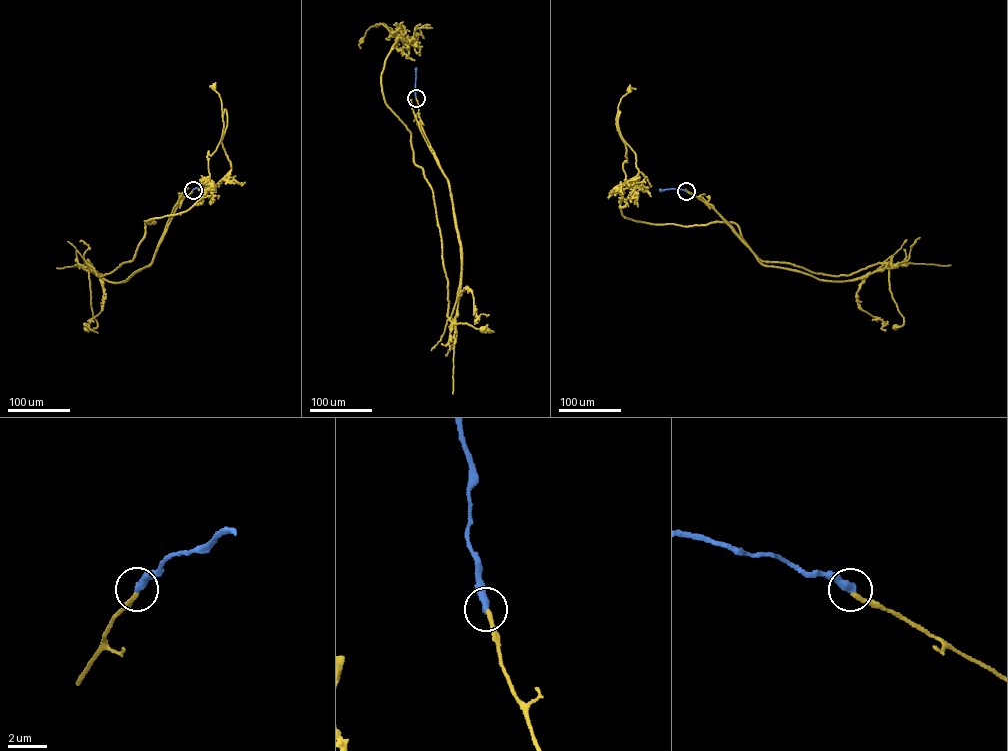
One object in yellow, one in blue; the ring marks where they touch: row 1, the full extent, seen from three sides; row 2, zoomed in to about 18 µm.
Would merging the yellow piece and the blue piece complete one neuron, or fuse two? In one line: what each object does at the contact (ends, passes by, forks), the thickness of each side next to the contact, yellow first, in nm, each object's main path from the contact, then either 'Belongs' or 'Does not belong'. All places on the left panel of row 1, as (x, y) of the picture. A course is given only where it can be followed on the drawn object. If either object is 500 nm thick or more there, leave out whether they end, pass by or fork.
At the ring yellow ends. At the ring blue ends. Thickness 240 nm (yellow) against 400 nm. Course of yellow: (193, 190), (178, 203), (150, 266), (119, 282), (89, 271), (91, 309), (97, 326), (86, 329). Course of blue: (193, 190), (207, 188). Belongs

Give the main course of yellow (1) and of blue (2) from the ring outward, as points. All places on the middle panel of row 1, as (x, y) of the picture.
1: (416, 98), (421, 126), (447, 178), (451, 195), (462, 270), (455, 323), (466, 323), (493, 332), (482, 330)
2: (416, 98), (416, 67)

